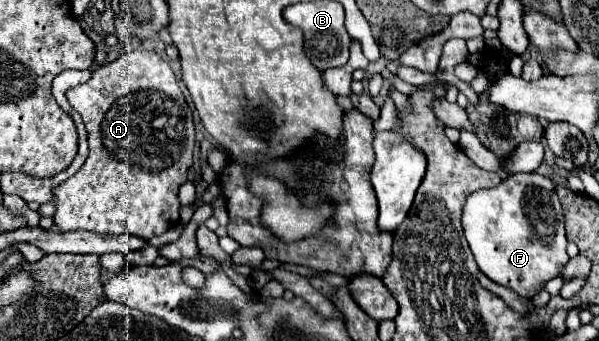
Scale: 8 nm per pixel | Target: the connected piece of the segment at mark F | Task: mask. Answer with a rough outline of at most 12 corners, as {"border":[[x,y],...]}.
{"border":[[554,182],[466,200],[478,268],[532,298],[570,260]]}

